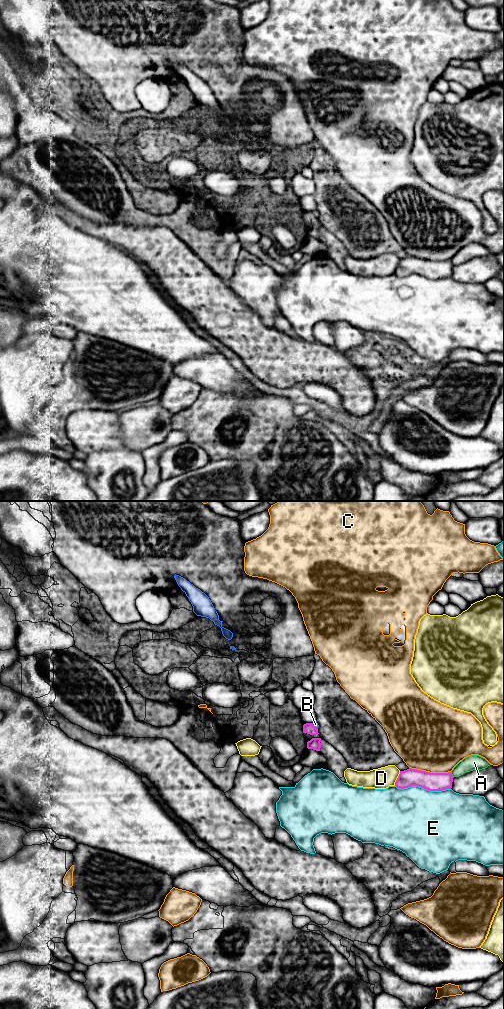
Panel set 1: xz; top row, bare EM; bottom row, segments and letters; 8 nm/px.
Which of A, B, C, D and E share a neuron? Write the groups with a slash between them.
A / B / C / D / E

